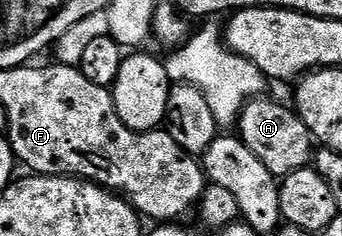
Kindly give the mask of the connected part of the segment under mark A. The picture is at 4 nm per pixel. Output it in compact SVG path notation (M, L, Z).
M261 96L252 99L240 112L238 127L240 141L270 168L270 172L276 175L277 179L283 180L288 175L305 169L314 158L314 139L310 128L296 113L291 105L283 106L280 102L271 102L268 96Z

